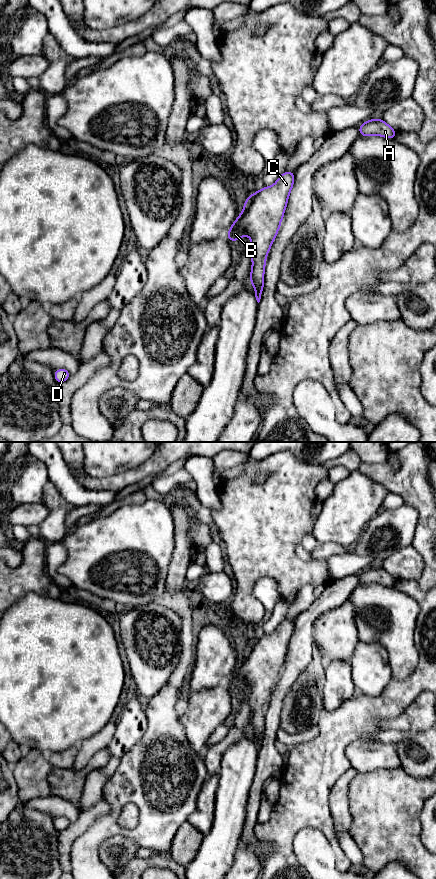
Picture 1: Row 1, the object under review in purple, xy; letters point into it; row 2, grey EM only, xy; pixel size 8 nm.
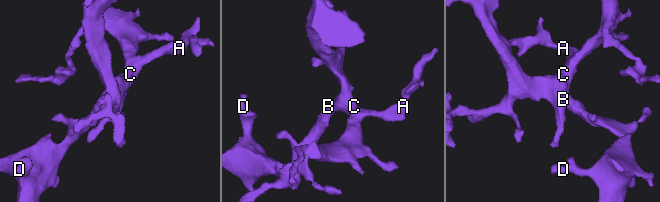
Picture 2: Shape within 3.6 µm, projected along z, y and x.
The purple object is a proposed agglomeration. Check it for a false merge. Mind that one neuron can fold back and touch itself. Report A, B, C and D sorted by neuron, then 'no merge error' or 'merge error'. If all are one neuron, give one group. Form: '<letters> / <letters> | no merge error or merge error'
A B C D | no merge error

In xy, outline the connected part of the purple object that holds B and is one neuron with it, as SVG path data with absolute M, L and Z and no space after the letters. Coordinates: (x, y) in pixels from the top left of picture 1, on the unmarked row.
M295 618L285 619L274 633L264 634L249 643L241 662L225 683L231 691L241 688L244 682L251 686L252 716L249 729L255 736L254 742L258 751L264 736L266 705L280 677L289 642L294 633L294 620Z

